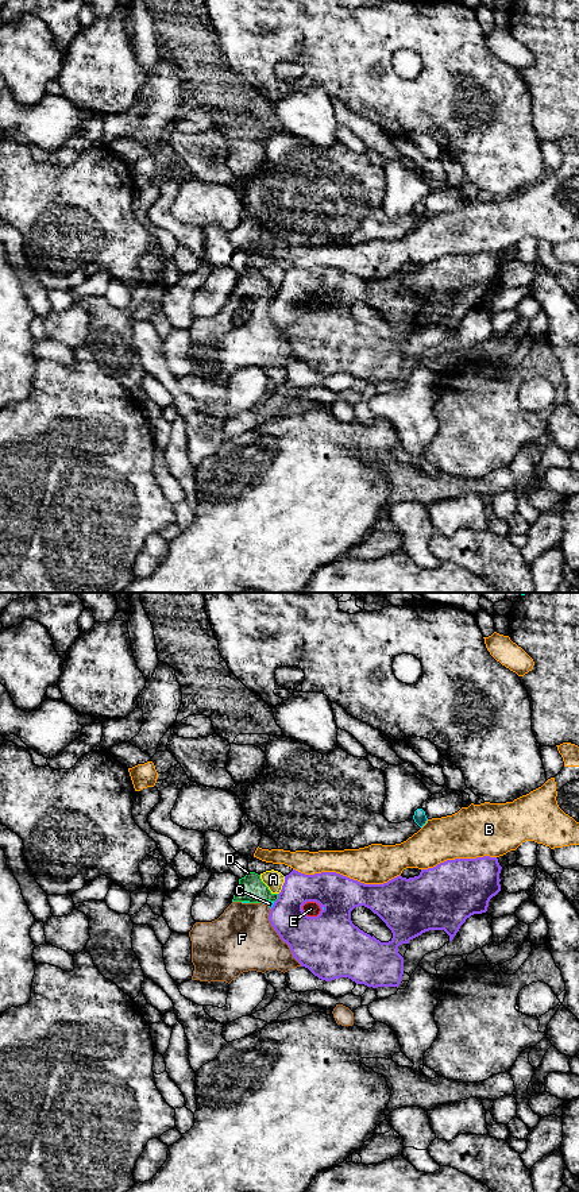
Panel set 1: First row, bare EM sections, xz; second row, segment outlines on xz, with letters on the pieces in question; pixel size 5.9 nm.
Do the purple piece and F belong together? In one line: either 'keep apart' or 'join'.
keep apart

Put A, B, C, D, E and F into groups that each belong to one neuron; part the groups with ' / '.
A / B / C D E F

